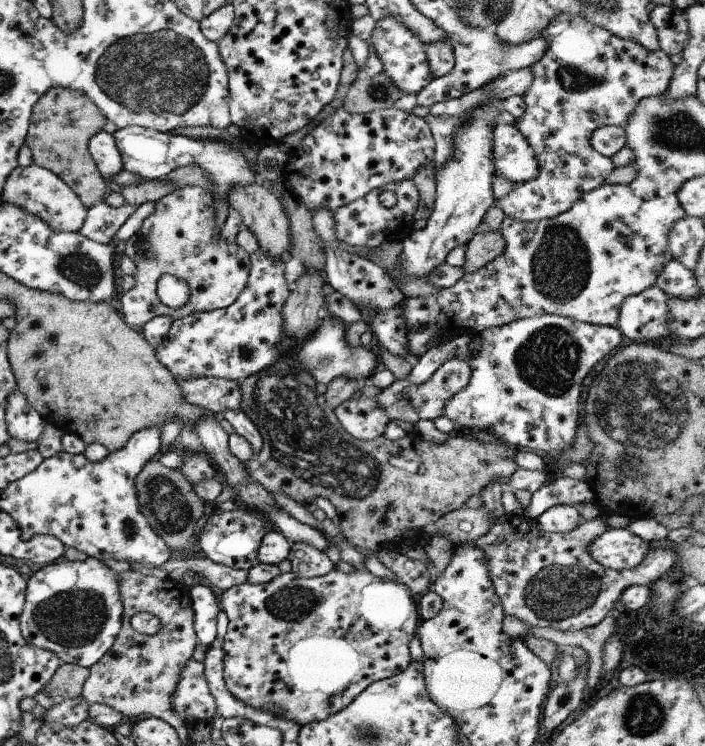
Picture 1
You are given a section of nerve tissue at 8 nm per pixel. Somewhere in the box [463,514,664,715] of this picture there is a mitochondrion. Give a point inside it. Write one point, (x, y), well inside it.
(559, 592)

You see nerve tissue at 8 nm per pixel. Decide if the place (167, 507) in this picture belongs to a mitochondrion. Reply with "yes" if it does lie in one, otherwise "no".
yes

